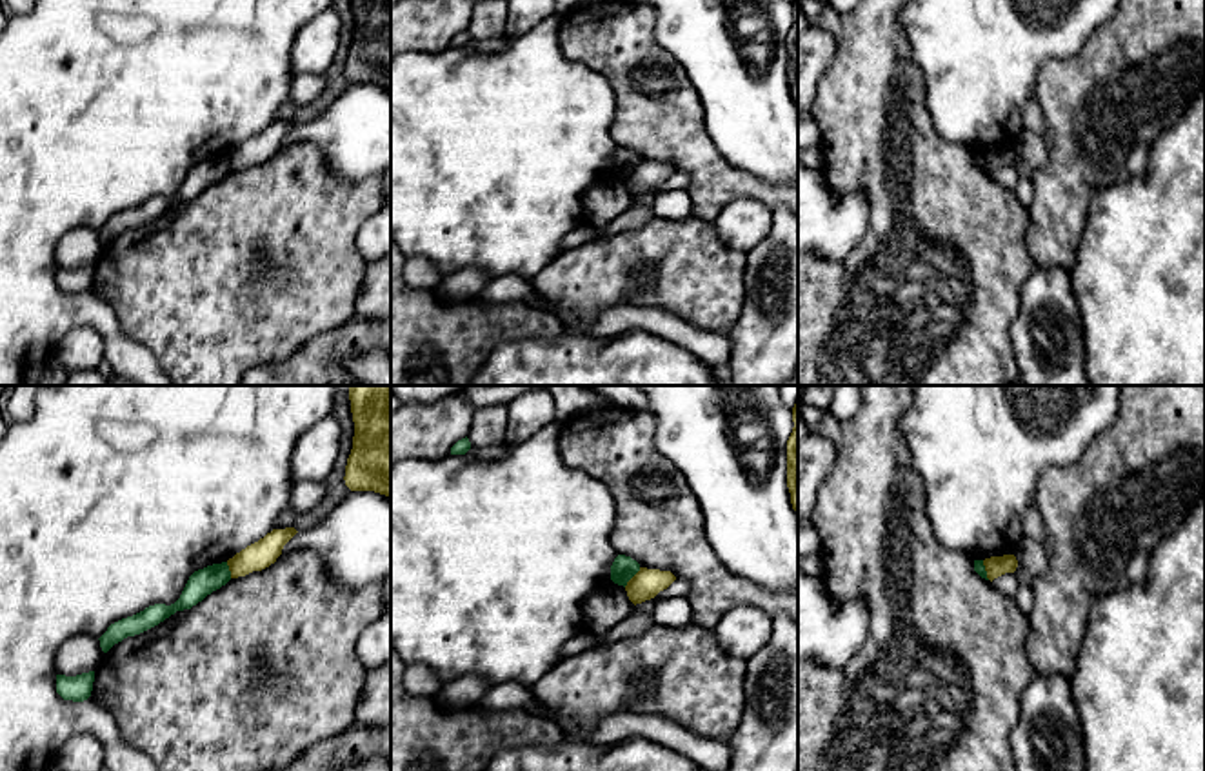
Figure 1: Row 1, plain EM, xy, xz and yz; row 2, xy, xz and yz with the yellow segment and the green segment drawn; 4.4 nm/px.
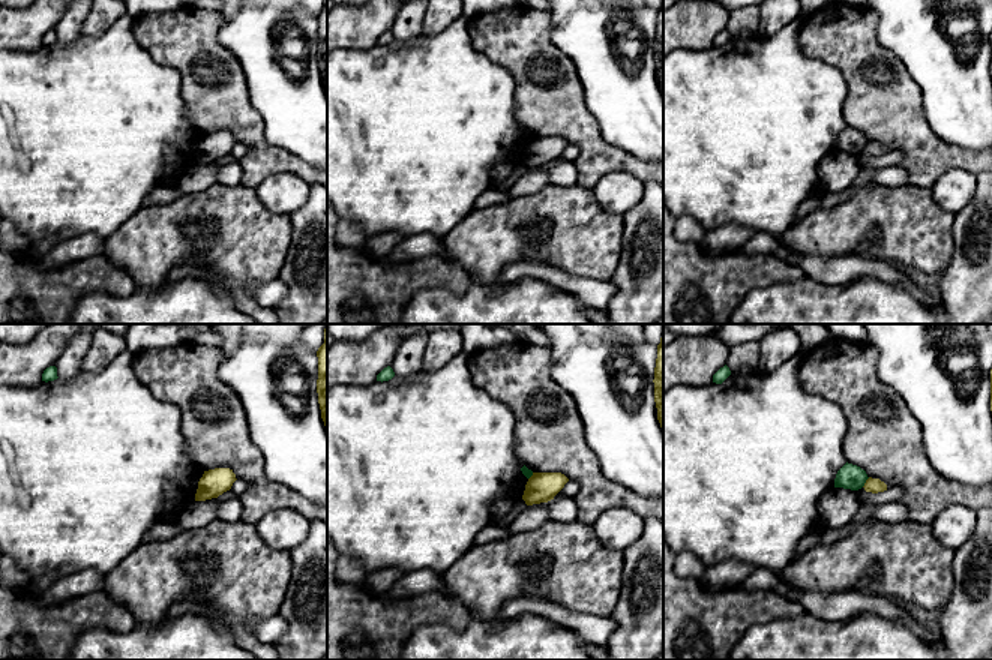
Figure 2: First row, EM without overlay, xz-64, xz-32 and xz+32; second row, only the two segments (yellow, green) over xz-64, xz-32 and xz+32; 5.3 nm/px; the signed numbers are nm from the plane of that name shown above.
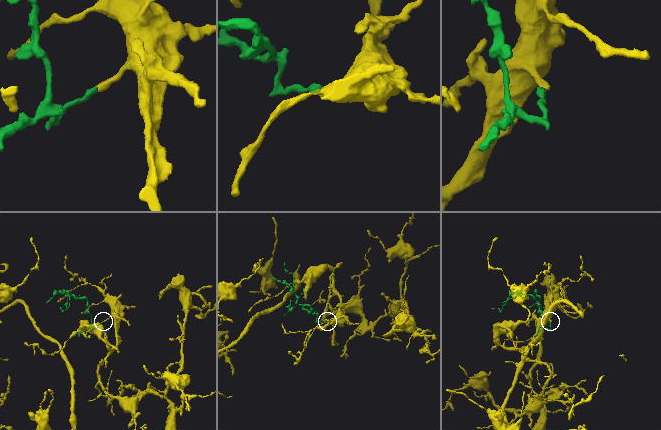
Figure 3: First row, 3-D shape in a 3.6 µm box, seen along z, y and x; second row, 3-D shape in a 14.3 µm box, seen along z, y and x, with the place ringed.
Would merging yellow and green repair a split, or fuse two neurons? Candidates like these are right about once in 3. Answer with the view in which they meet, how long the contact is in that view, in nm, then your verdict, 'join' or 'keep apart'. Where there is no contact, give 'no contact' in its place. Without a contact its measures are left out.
xz | 120 nm | keep apart

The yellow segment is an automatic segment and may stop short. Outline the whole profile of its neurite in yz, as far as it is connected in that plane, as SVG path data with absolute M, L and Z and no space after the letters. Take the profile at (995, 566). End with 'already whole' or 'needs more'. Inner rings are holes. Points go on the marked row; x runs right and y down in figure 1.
M1003 555L1003 556L991 556L983 560L987 578L992 582L994 578L1014 573L1018 567L1018 560L1014 555Z; already whole

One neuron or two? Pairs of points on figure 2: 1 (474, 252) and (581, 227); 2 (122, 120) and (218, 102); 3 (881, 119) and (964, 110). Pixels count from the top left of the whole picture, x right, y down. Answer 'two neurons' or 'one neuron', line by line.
1: one neuron
2: two neurons
3: two neurons

